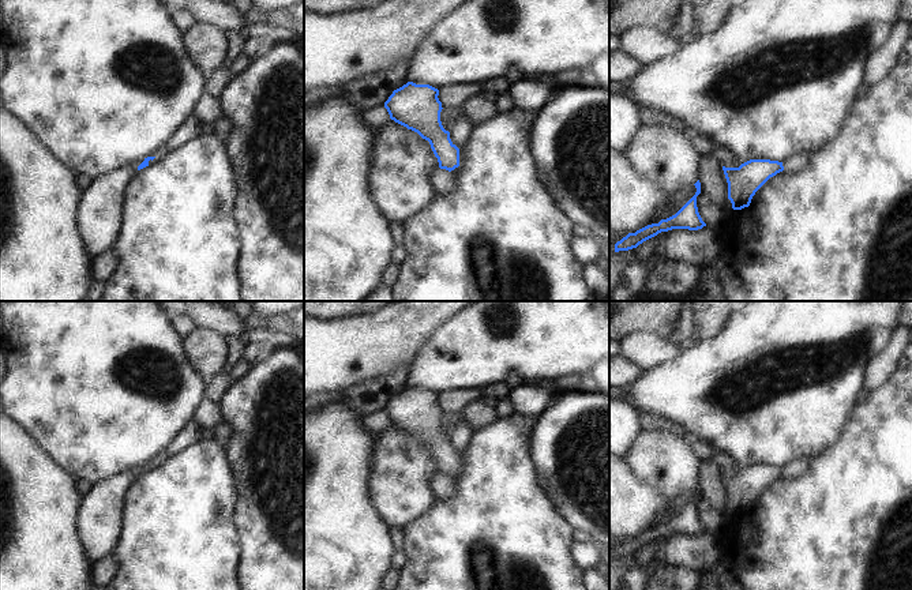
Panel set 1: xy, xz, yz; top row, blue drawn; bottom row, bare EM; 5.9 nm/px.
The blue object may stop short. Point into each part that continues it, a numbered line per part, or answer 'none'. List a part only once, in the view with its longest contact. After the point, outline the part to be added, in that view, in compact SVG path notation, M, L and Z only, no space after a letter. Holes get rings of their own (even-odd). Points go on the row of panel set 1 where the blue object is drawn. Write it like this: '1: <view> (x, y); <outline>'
1: xz (443, 181); M435 169L428 181L435 188L436 195L450 195L457 187L457 173L455 170Z

